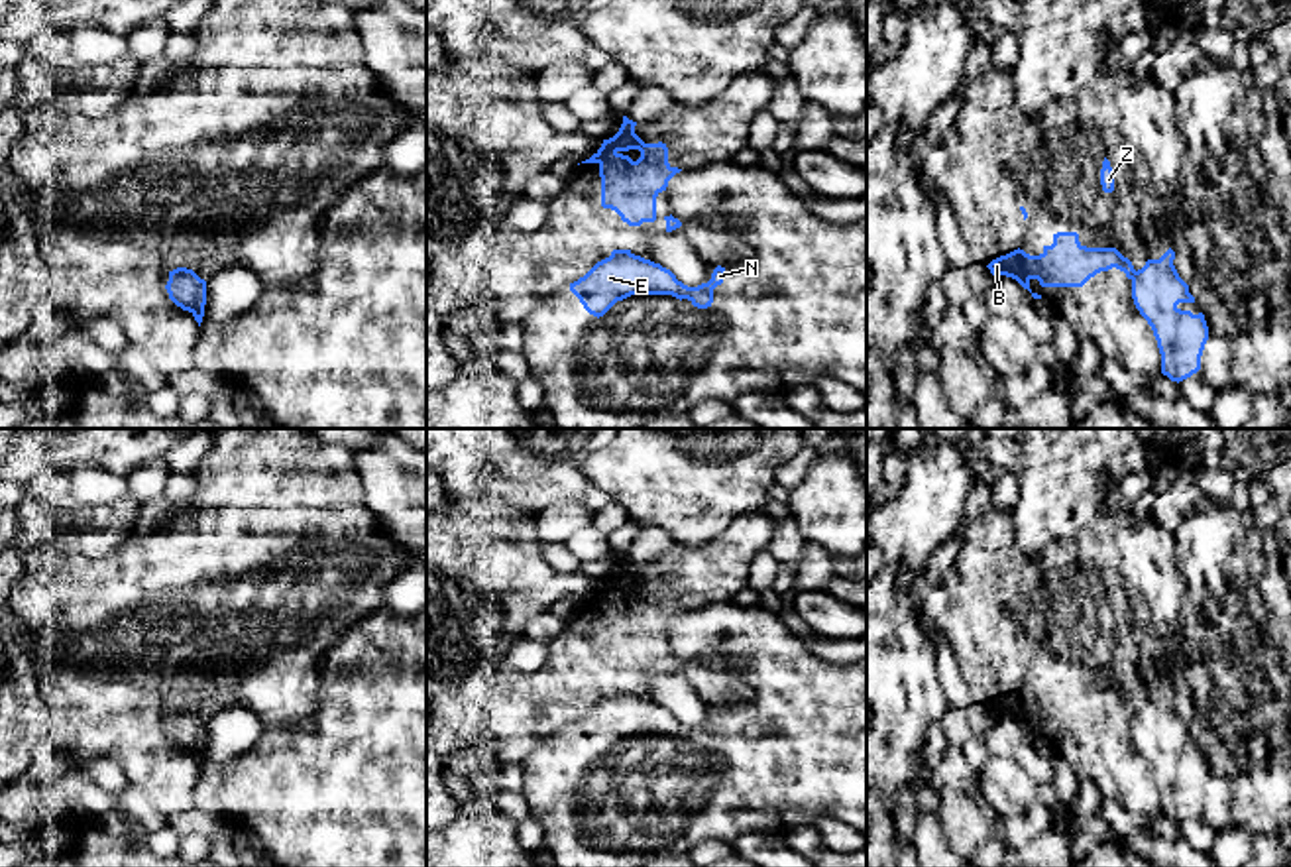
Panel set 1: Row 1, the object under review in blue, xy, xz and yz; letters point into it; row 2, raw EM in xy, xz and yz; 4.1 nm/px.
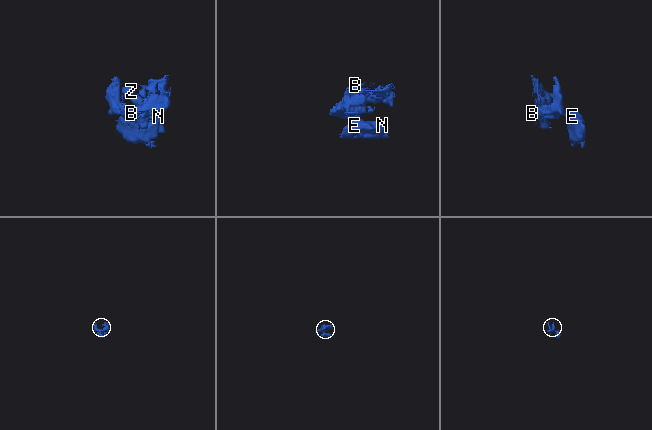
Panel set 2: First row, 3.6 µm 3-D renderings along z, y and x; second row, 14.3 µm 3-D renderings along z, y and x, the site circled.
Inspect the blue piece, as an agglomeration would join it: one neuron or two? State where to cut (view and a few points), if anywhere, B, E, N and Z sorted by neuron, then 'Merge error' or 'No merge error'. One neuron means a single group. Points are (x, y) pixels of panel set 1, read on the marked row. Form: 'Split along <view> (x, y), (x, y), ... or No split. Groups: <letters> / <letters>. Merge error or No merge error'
Split along yz (1136, 272), (1132, 280). Groups: B Z / E N. Merge error

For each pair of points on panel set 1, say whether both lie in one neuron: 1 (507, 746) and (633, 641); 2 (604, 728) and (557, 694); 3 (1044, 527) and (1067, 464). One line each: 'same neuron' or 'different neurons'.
1: same neuron
2: different neurons
3: same neuron

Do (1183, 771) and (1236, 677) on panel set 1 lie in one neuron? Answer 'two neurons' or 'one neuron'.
one neuron

